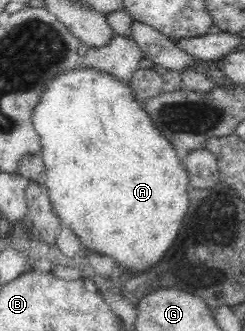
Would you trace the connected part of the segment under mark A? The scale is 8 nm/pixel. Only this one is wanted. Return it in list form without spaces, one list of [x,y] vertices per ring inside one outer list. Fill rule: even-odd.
[[[76,66],[74,70],[68,70],[64,74],[56,74],[56,78],[52,78],[52,82],[46,84],[46,90],[40,94],[40,100],[34,106],[31,120],[34,130],[40,135],[40,154],[44,166],[42,179],[50,197],[52,210],[55,216],[66,226],[69,226],[70,230],[80,239],[84,248],[84,255],[85,253],[95,252],[112,258],[116,264],[123,268],[125,276],[142,274],[142,272],[150,270],[152,266],[156,266],[160,262],[160,258],[168,252],[172,242],[176,240],[176,234],[182,226],[184,214],[189,208],[189,176],[178,159],[176,149],[171,145],[171,142],[164,138],[164,135],[160,134],[160,131],[153,126],[151,118],[143,108],[143,103],[136,102],[133,99],[129,82],[120,82],[111,74],[104,74],[86,66]]]

